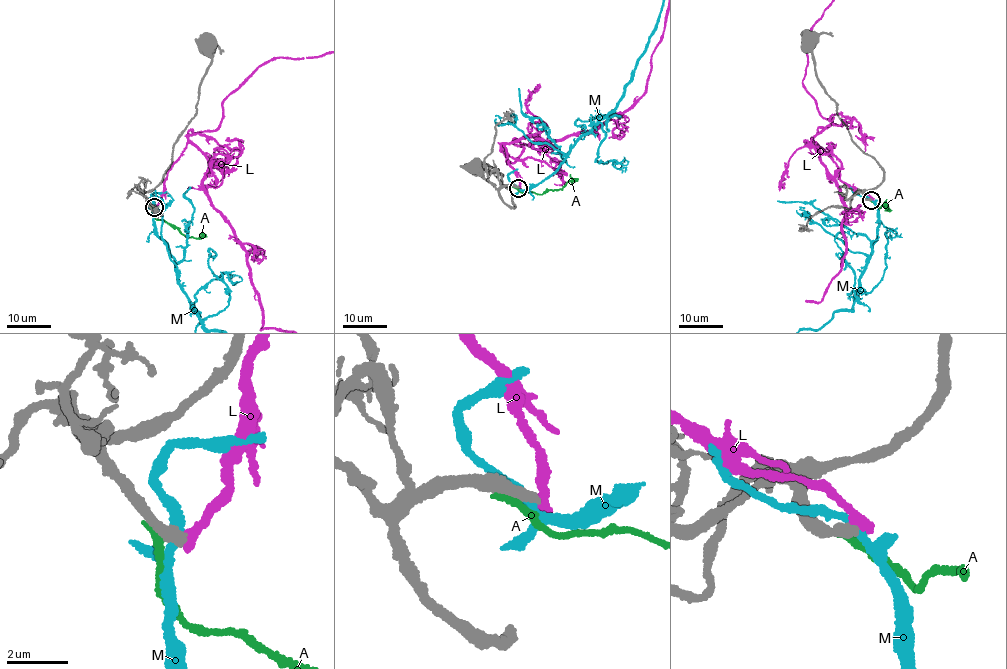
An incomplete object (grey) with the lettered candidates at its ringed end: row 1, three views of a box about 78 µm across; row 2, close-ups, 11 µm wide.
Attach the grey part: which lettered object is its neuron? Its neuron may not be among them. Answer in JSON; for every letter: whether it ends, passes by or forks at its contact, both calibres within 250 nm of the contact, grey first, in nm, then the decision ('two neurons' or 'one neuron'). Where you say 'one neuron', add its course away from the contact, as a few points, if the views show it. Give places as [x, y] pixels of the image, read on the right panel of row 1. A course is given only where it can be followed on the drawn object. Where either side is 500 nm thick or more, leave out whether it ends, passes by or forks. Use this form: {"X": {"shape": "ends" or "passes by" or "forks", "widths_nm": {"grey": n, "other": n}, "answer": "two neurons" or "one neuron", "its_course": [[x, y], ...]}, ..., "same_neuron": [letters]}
{"A": {"shape": "ends", "widths_nm": {"grey": 440, "other": 240}, "answer": "two neurons"}, "L": {"shape": "ends", "widths_nm": {"grey": 300, "other": 360}, "answer": "two neurons"}, "M": {"shape": "passes by", "widths_nm": {"grey": 340, "other": 280}, "answer": "two neurons"}, "same_neuron": []}

